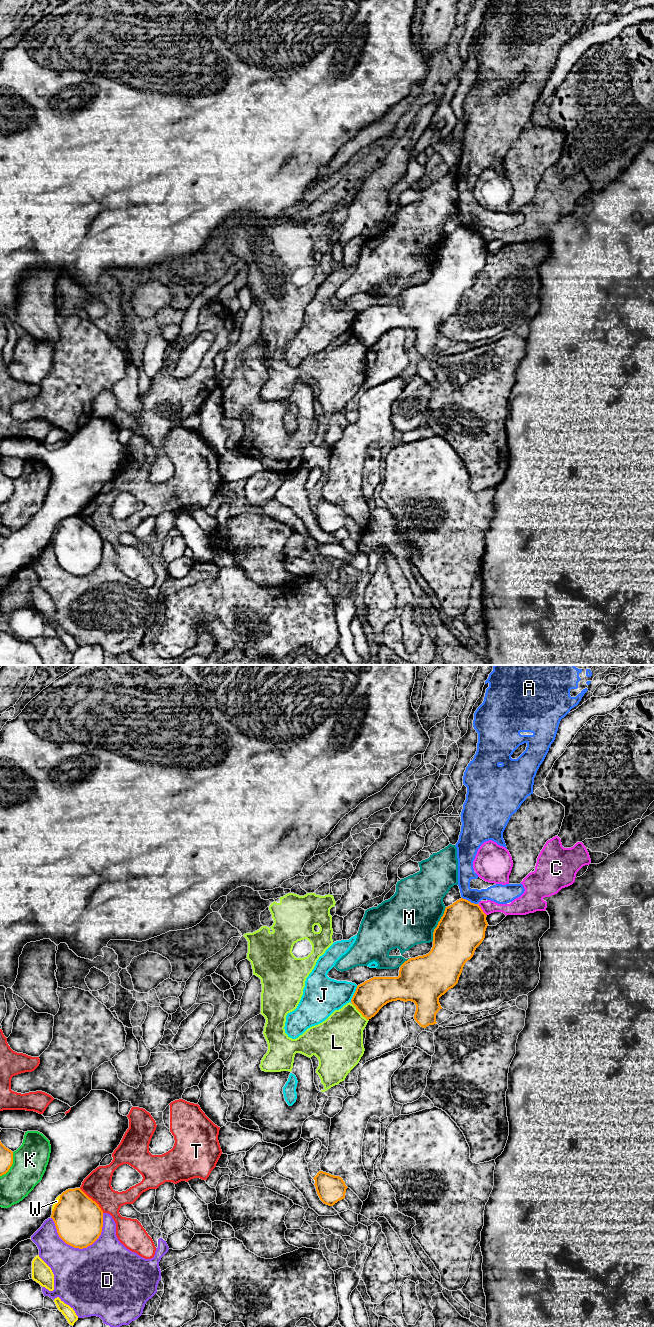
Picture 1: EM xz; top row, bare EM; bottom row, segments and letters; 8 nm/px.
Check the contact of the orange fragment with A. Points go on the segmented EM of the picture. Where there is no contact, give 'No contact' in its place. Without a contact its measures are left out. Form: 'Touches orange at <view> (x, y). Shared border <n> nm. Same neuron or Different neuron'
Touches orange at xz (469, 901). Shared border 140 nm. Different neuron

